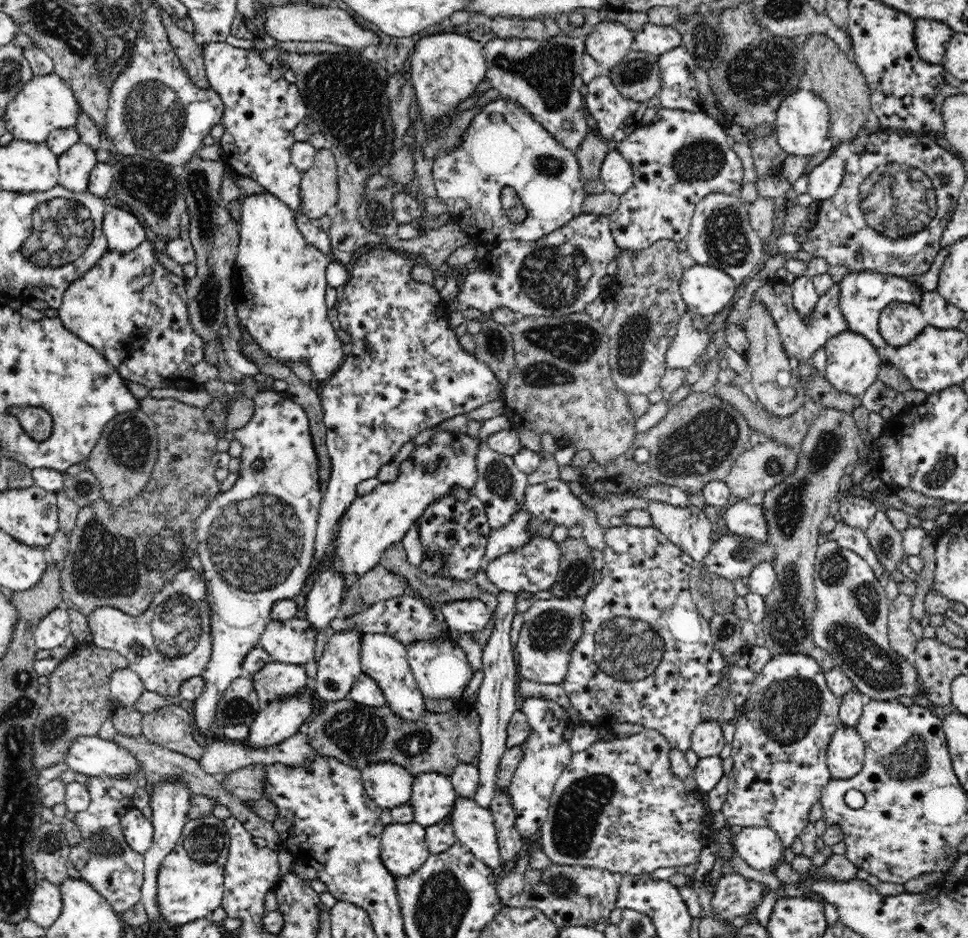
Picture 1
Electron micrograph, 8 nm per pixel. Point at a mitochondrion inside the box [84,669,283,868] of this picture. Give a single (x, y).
(238, 708)

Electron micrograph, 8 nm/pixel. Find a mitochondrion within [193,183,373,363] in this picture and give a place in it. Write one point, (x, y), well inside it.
(208, 294)

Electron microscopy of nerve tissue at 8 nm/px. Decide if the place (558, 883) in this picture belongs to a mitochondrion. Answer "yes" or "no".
yes

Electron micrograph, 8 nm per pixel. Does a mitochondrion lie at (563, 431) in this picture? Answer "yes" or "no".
no

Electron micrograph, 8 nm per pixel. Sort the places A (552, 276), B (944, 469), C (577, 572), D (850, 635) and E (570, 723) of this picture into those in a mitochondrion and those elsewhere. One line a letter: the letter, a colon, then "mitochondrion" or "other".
A: mitochondrion
B: mitochondrion
C: mitochondrion
D: mitochondrion
E: other

